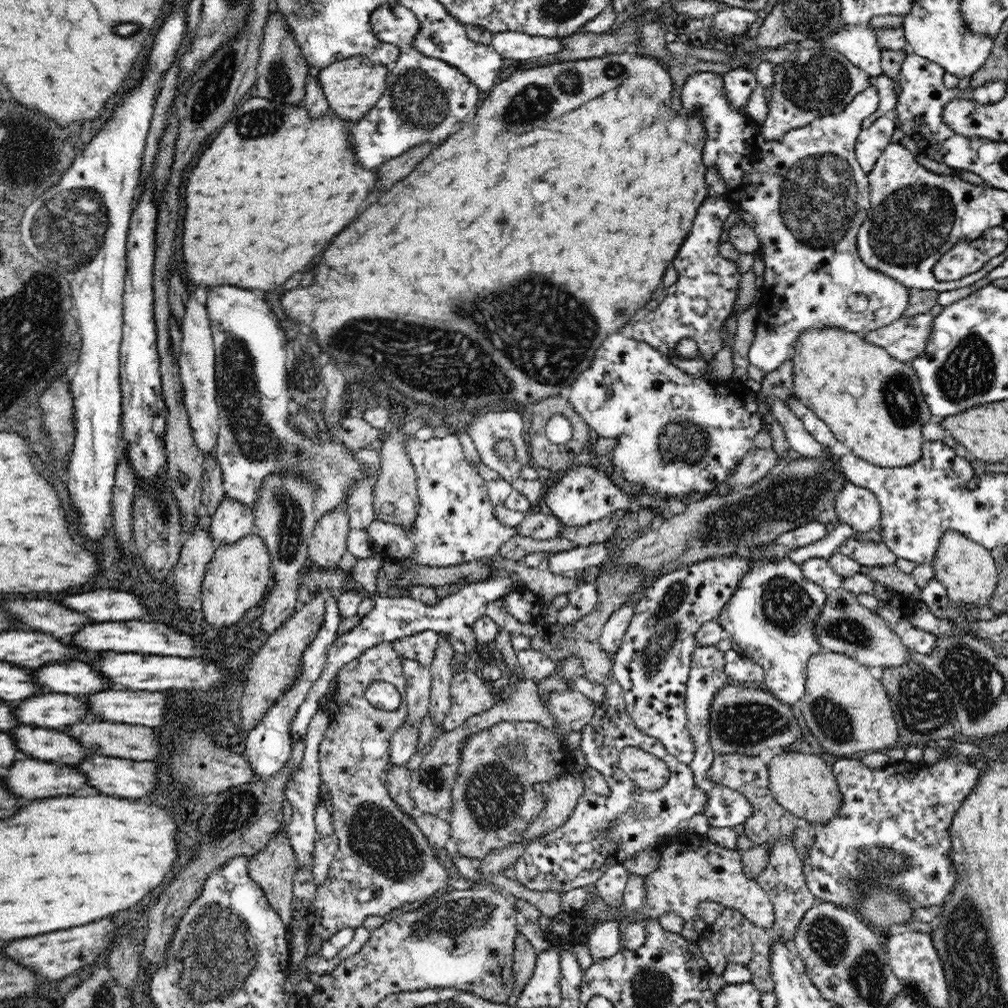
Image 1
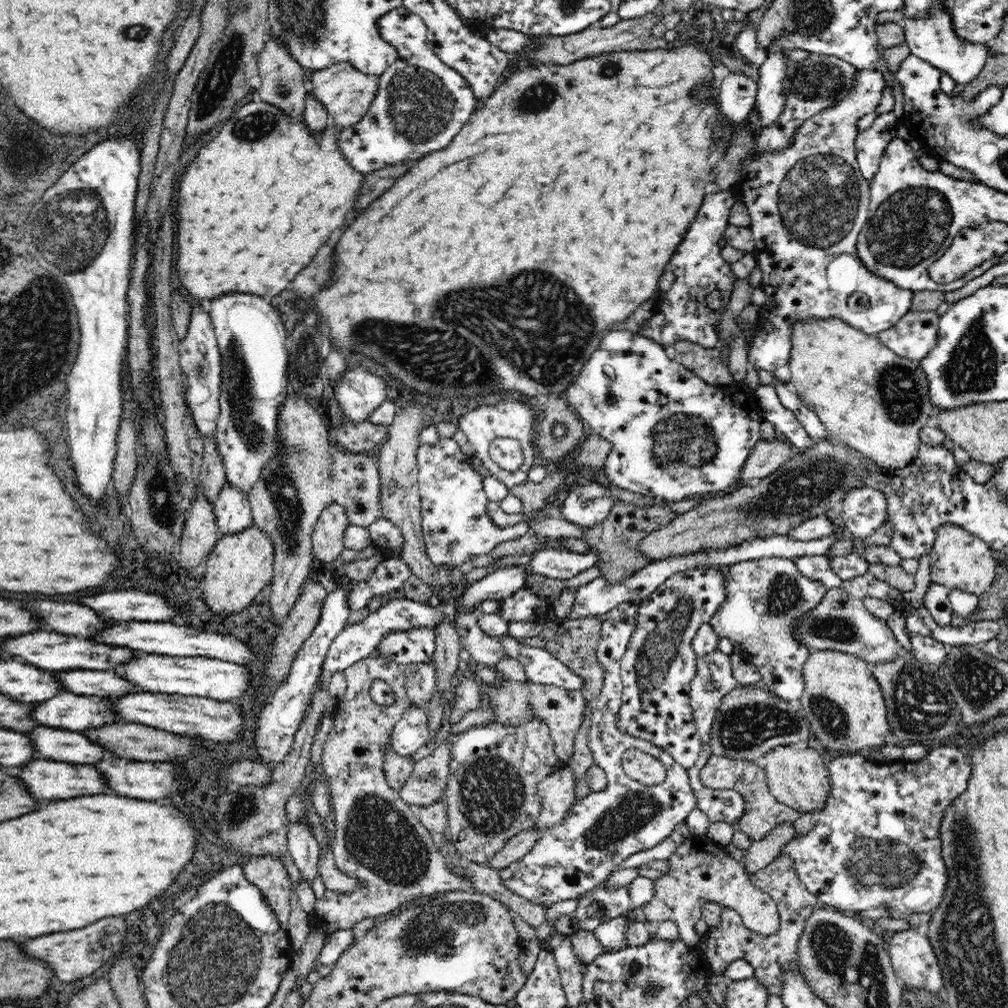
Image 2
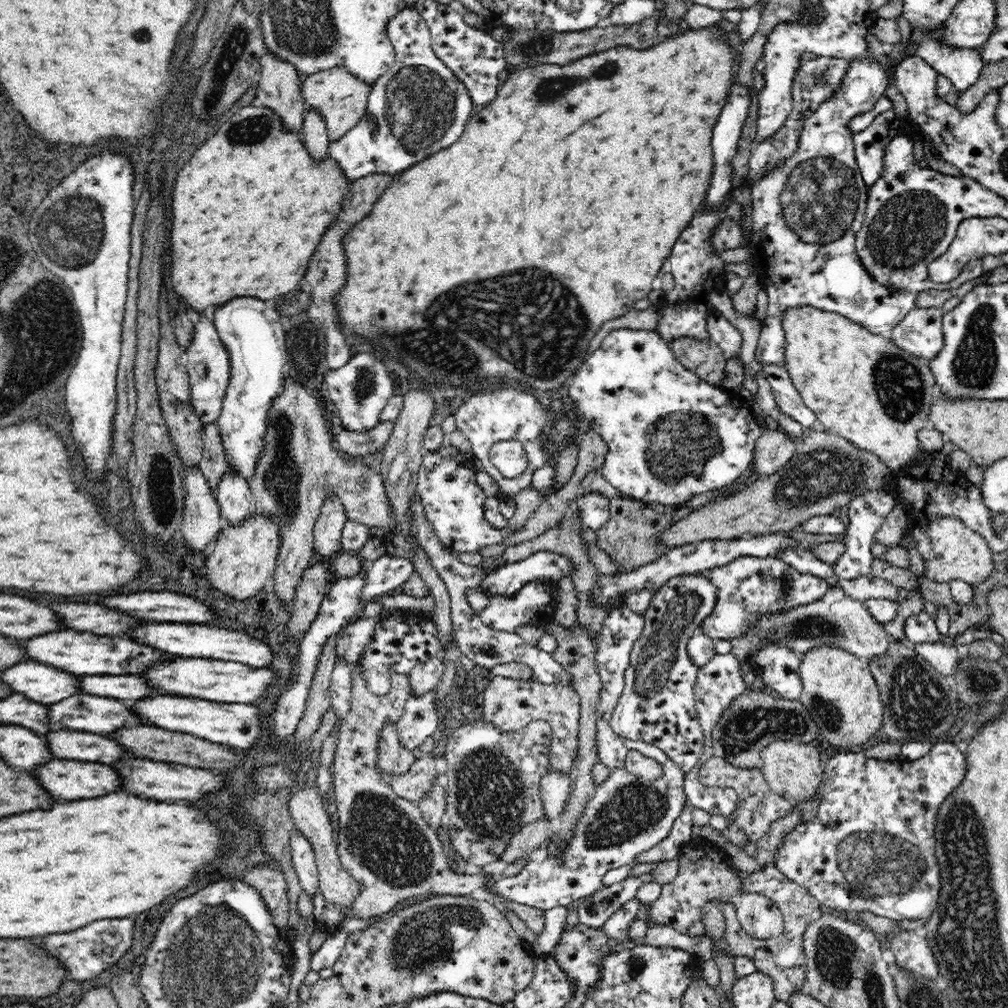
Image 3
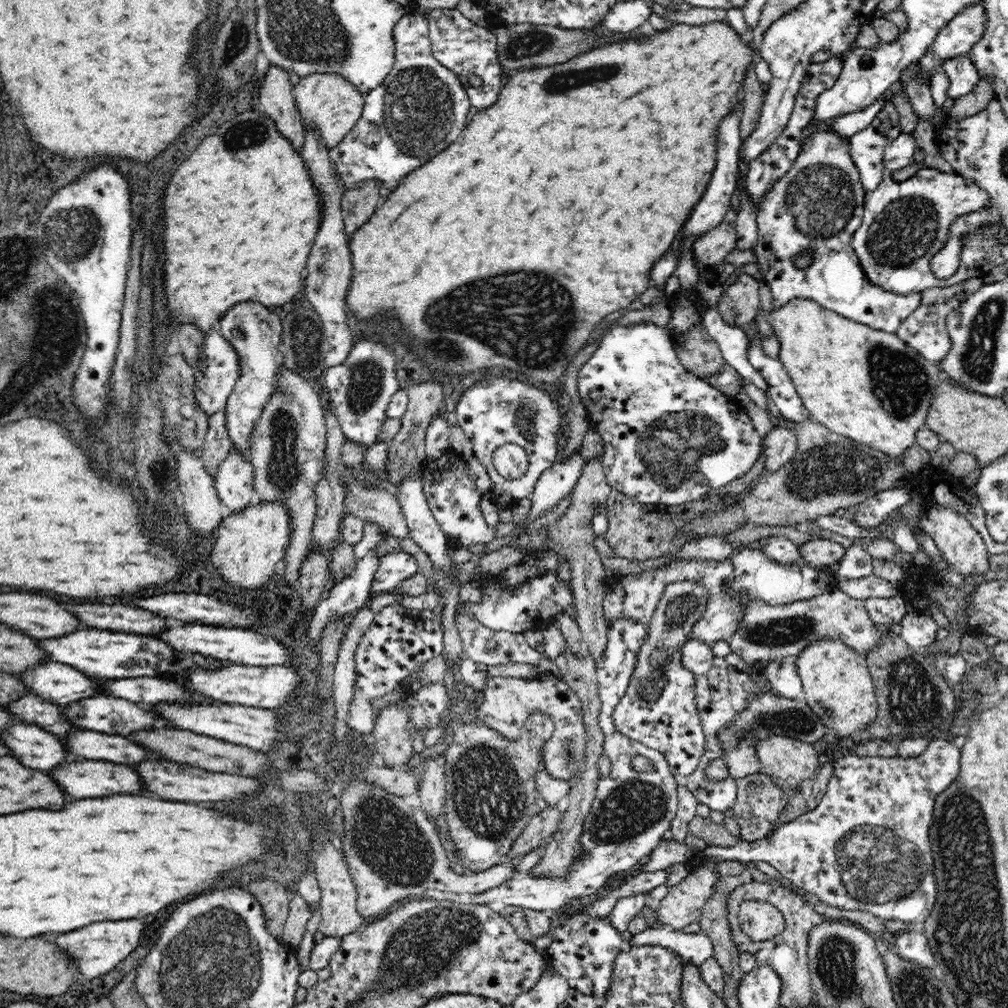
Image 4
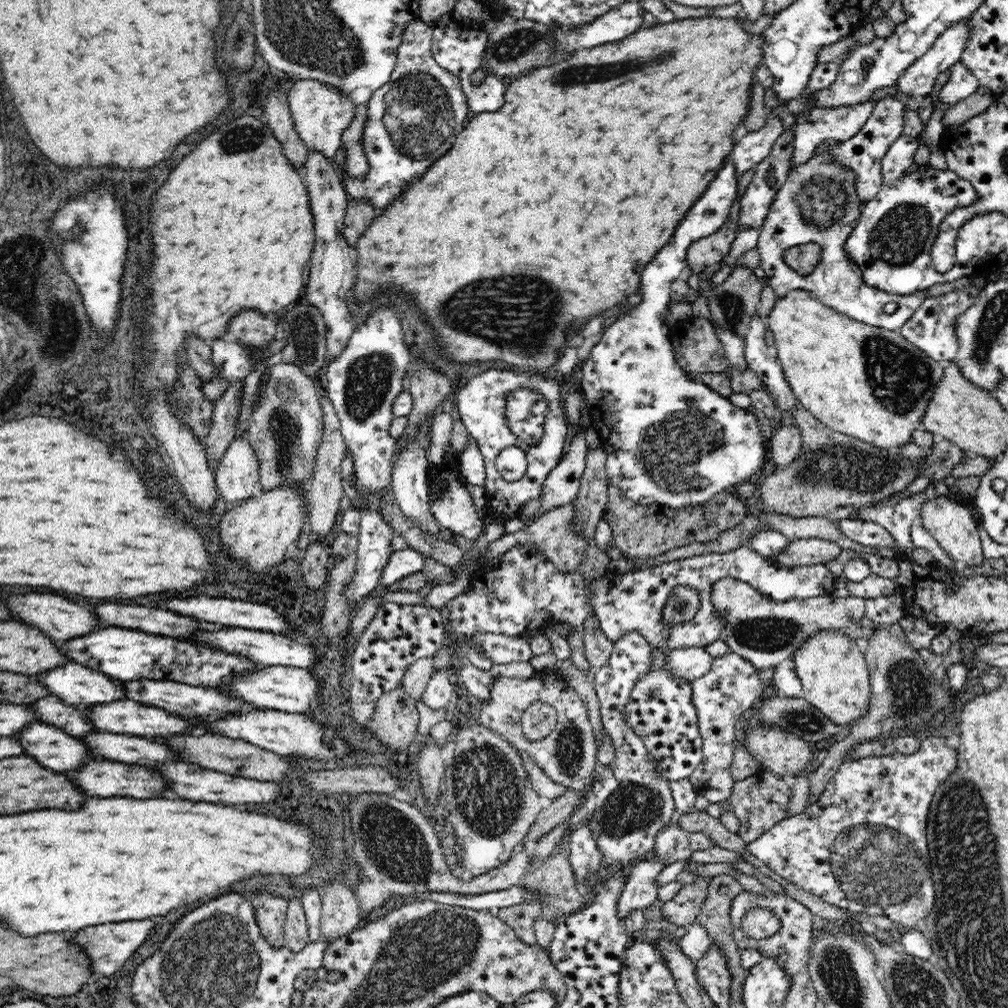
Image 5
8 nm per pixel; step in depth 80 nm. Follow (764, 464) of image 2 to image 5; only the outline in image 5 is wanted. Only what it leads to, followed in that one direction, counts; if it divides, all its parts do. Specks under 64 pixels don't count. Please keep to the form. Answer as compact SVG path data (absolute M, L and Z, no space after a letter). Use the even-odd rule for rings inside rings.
M787 420L773 432L768 443L769 468L776 470L792 464L798 458L802 448L802 435L800 429Z

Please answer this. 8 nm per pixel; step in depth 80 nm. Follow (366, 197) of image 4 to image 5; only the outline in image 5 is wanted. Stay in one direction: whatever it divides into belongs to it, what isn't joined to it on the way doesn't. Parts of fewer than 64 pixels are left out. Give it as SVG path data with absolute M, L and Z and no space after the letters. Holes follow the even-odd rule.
M348 197L347 208L344 219L344 228L342 229L343 237L348 241L348 246L356 247L356 242L370 222L376 218L378 211L374 208L369 200L356 200Z

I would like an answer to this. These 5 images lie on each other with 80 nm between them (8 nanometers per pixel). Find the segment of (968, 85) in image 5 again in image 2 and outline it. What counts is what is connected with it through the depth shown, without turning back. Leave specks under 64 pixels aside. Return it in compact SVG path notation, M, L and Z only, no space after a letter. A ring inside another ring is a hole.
M944 2L934 4L930 8L930 12L922 14L920 18L904 17L898 23L904 29L905 41L911 50L911 54L929 62L932 67L942 73L948 74L956 83L965 85L980 75L990 48L988 44L966 42L958 38L951 17L950 5L946 5Z

